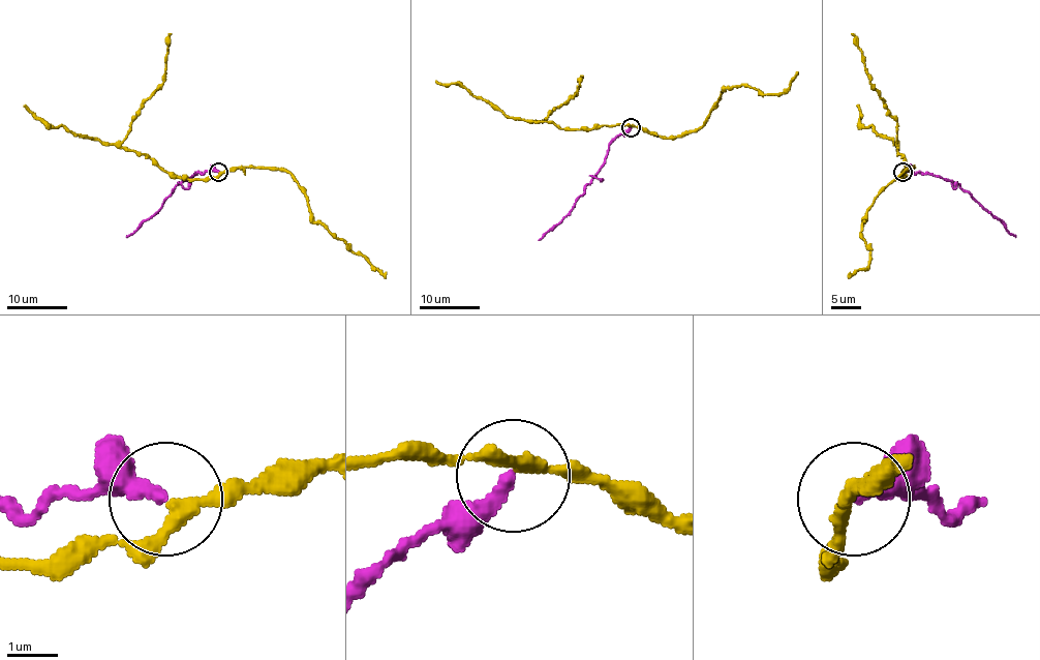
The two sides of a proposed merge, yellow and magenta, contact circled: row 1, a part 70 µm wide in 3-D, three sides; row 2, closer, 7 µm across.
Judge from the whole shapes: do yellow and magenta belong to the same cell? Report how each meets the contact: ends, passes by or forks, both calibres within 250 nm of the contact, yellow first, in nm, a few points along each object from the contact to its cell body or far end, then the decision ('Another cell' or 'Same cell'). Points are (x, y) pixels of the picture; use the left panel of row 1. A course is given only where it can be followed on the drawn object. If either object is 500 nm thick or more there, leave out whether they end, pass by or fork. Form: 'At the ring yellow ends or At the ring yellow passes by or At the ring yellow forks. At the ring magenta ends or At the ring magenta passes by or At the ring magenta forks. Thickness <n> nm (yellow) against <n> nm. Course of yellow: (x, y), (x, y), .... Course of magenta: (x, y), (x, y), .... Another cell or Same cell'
At the ring yellow passes by. At the ring magenta ends. Thickness 240 nm (yellow) against 280 nm. Course of yellow: (220, 171), (205, 179), (171, 176), (141, 152), (121, 146), (141, 104), (162, 83), (171, 33). Course of magenta: (218, 171), (197, 173), (179, 183), (162, 206), (126, 237). Another cell

